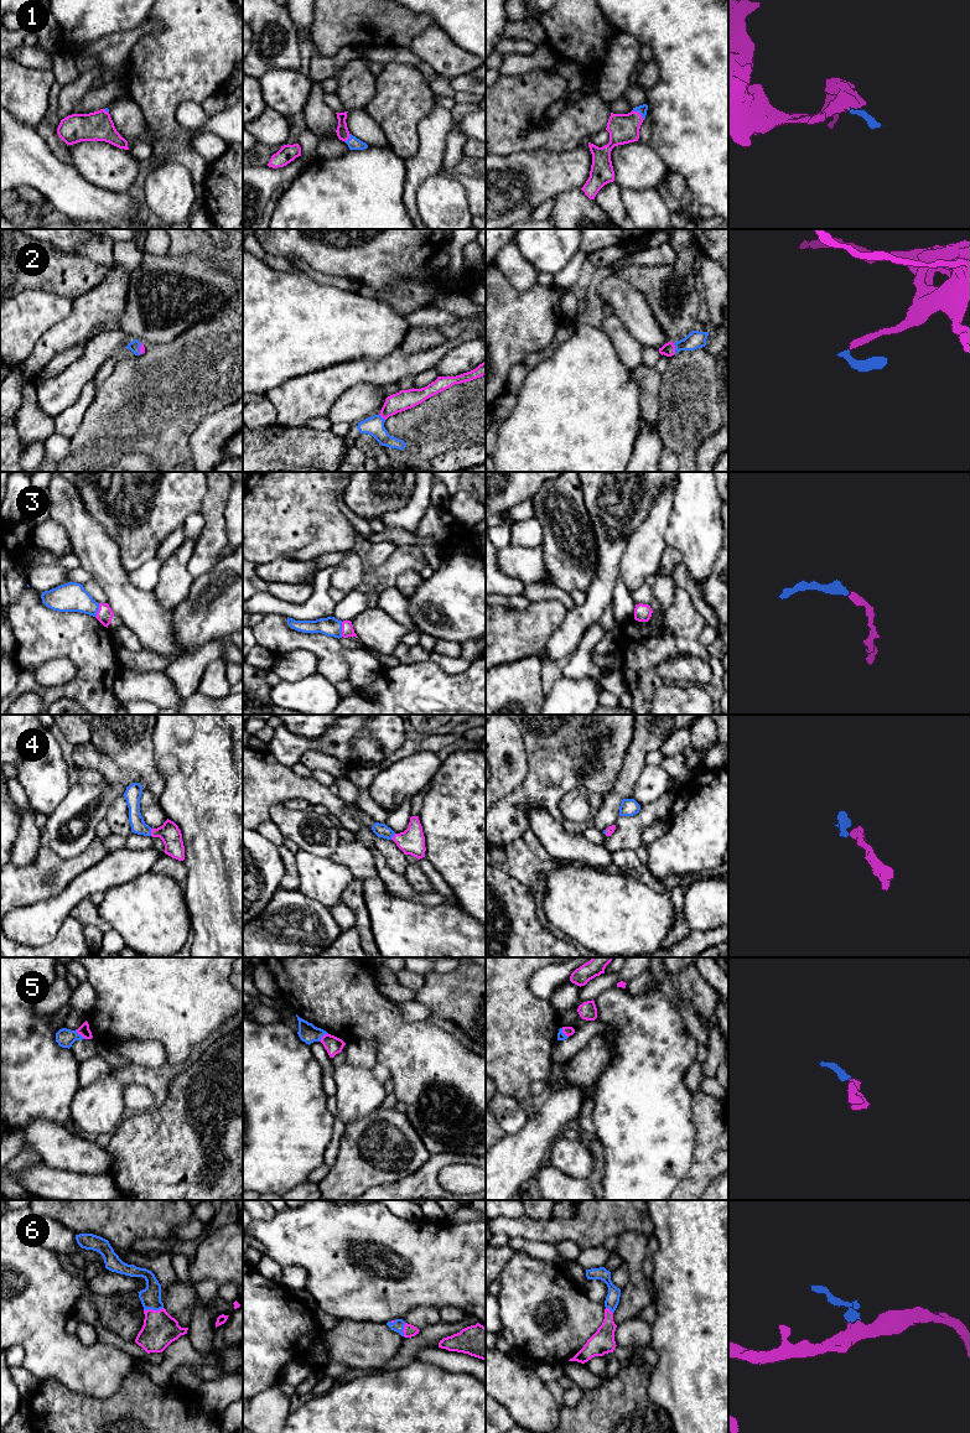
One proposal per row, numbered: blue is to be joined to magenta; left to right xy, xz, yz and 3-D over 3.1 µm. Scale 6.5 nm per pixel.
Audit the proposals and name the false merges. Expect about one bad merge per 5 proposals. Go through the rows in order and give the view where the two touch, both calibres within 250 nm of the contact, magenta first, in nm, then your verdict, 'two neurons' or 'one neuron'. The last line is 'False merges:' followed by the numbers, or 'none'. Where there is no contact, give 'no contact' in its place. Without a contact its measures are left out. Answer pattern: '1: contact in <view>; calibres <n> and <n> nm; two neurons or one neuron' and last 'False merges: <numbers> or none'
1: contact in yz; calibres 190 and 60 nm; one neuron
2: contact in yz; calibres 90 and 120 nm; one neuron
3: contact in xz; calibres 80 and 130 nm; one neuron
4: contact in xy; calibres 140 and 100 nm; one neuron
5: contact in xy; calibres 70 and 120 nm; one neuron
6: contact in xy; calibres 220 and 140 nm; one neuron
False merges: none

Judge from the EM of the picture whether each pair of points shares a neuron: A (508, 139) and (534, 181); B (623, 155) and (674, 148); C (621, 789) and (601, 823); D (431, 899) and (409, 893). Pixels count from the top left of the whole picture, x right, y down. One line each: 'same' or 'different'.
A: different
B: different
C: same
D: same

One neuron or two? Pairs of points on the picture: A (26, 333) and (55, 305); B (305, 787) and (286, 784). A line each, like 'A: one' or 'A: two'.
A: one
B: one

